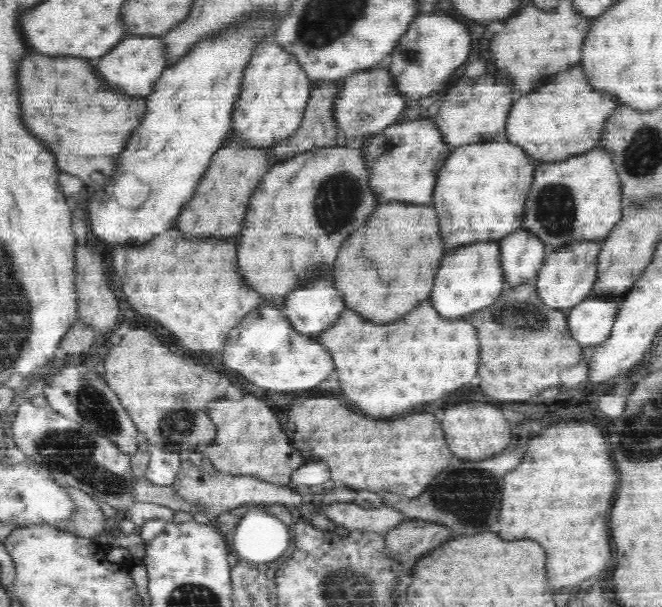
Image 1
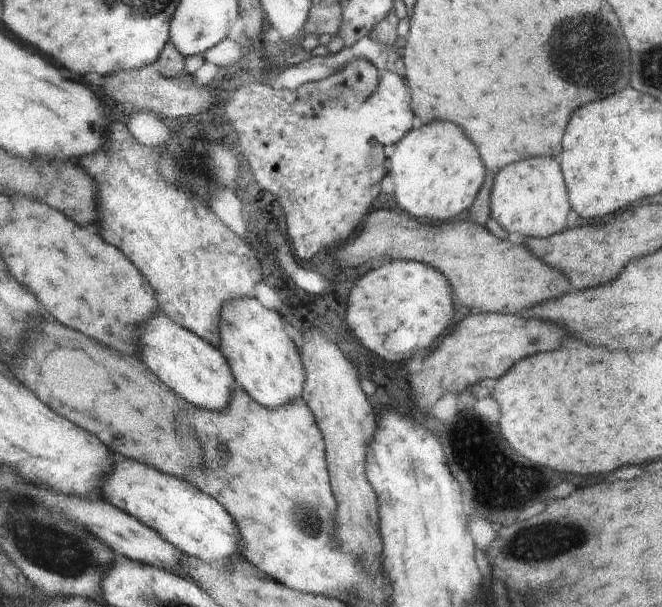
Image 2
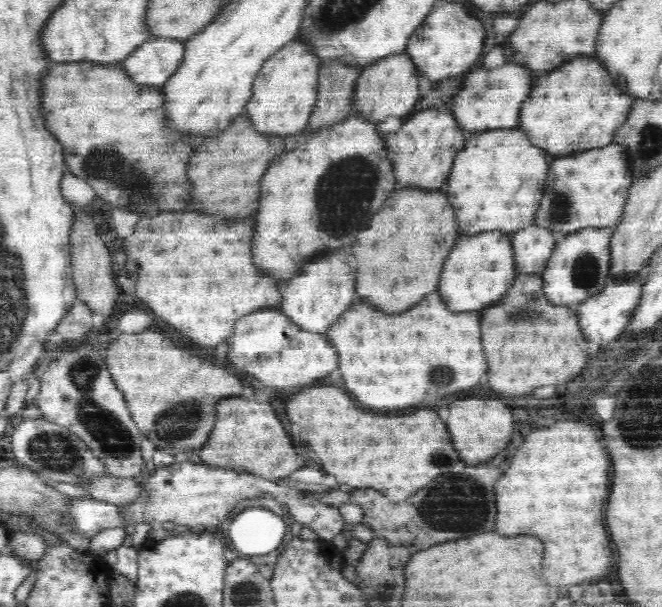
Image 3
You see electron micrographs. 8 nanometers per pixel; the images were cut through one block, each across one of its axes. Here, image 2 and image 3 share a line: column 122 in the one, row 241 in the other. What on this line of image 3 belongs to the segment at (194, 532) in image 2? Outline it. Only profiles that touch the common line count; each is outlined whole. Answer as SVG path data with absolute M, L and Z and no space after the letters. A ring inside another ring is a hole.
M486 231L460 240L446 257L444 272L440 278L438 292L448 310L456 313L480 312L486 306L499 301L510 290L519 274L514 268L514 249L511 248L509 233Z

